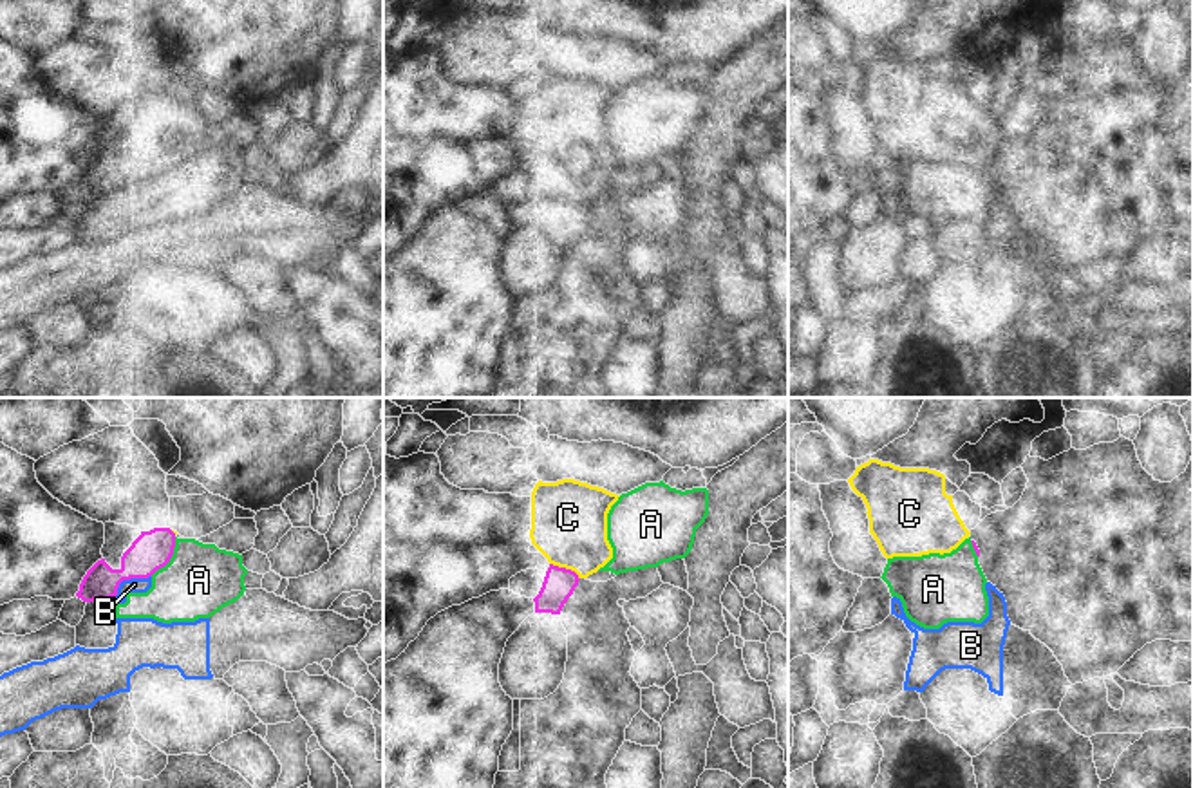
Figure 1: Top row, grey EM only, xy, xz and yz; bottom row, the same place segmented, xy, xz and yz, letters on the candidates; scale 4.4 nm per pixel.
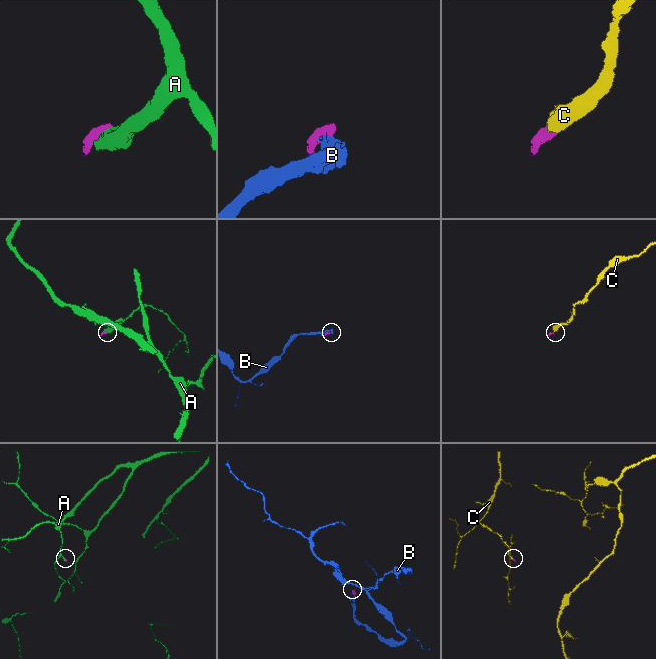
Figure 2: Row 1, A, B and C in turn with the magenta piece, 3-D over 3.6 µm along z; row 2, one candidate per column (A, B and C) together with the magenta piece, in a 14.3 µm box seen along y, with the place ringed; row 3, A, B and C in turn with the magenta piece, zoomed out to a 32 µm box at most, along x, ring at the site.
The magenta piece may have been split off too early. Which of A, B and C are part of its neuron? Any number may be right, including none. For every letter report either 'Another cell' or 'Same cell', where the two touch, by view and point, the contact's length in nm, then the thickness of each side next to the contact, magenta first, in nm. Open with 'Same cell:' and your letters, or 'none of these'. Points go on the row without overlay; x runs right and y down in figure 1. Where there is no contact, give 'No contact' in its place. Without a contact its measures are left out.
Same cell: C
A: Another cell. Touches magenta at xy (170, 152). Shared border 200 nm. Thickness 180 nm (magenta) against 320 nm
B: Another cell. Touches magenta at xy (129, 174). Shared border 190 nm. Thickness 180 nm (magenta) against 60 nm
C: Same cell. Touches magenta at xz (564, 163). Shared border 150 nm. Thickness 140 nm (magenta) against 340 nm

